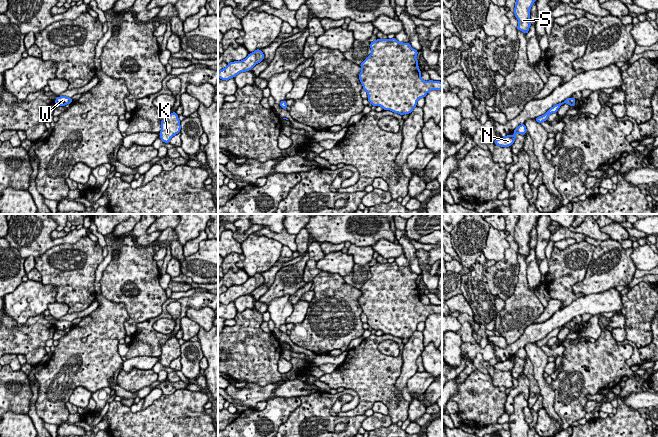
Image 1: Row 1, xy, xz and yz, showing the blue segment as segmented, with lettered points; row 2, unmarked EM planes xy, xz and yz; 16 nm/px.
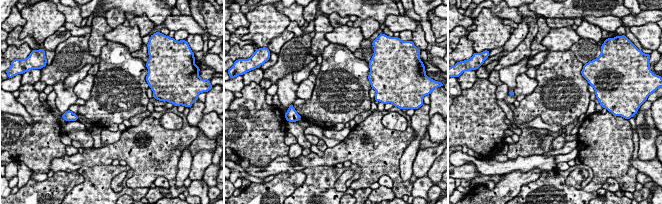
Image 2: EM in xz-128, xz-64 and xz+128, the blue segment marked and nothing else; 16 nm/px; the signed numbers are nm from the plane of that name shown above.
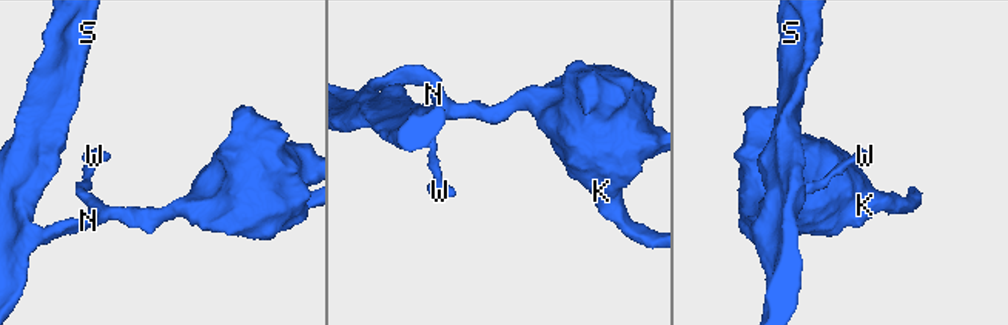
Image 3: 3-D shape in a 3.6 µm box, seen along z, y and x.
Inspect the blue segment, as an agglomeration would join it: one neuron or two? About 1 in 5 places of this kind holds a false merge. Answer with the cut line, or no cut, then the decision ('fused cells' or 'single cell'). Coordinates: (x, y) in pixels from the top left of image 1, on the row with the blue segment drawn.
no cut; single cell

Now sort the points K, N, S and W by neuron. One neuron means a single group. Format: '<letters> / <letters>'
K N S W

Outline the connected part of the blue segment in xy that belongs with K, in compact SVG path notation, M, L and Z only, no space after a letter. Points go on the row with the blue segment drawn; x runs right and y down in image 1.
M172 112L165 119L161 120L160 139L164 143L169 143L173 136L180 133L180 122L176 112Z

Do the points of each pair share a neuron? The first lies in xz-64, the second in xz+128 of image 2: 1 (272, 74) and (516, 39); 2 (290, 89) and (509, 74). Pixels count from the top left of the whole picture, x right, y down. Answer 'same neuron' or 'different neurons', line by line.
1: different neurons
2: same neuron

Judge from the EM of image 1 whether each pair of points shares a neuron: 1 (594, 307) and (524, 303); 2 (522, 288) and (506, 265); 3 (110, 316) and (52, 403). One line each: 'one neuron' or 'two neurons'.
1: two neurons
2: two neurons
3: one neuron

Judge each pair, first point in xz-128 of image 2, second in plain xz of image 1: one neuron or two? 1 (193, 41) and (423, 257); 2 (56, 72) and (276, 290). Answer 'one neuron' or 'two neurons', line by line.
1: two neurons
2: one neuron

